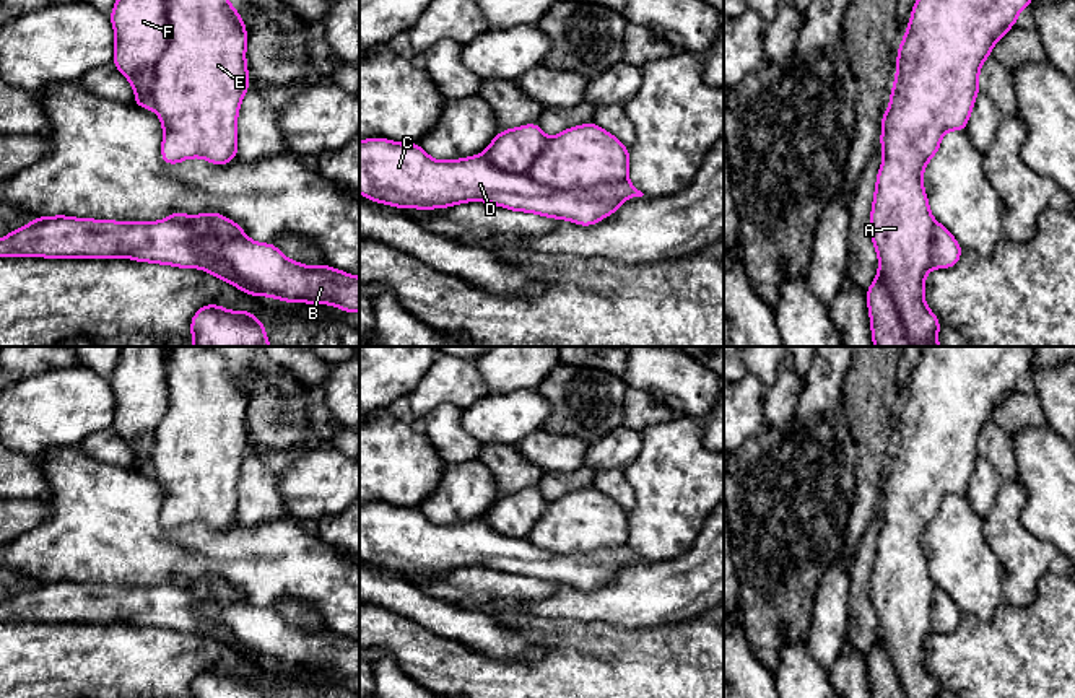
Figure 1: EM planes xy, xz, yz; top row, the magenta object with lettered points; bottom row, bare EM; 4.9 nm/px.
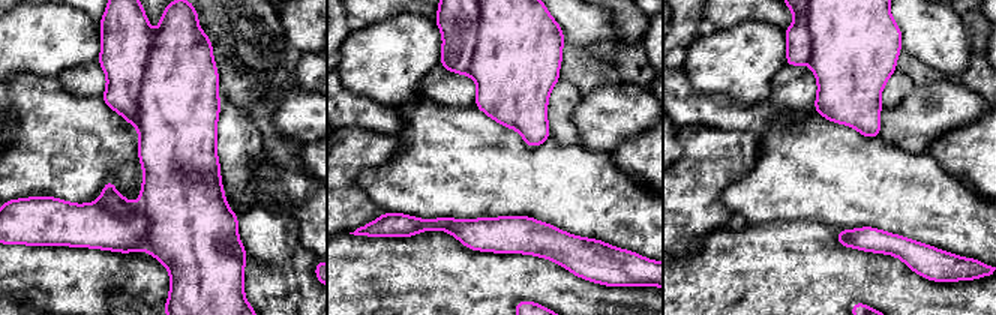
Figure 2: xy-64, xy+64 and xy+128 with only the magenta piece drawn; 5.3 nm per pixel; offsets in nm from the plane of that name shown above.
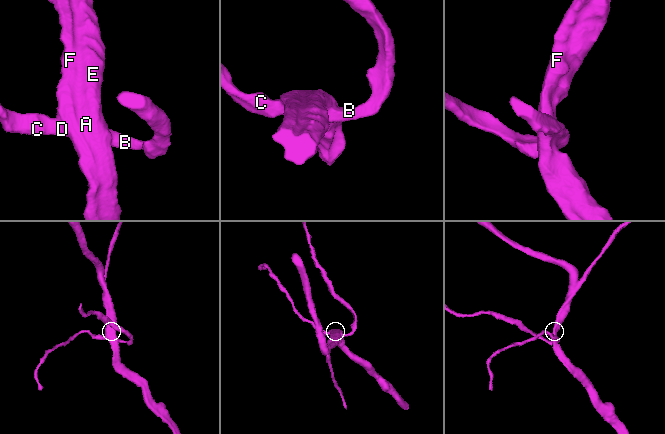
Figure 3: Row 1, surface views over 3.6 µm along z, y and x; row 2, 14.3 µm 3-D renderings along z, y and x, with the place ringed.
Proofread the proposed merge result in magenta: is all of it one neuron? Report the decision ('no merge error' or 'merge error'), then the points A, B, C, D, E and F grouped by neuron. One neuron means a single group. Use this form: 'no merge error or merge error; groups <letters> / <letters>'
merge error; groups A E F / B C D

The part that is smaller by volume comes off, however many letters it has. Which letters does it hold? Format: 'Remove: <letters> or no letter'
Remove: B, C, D

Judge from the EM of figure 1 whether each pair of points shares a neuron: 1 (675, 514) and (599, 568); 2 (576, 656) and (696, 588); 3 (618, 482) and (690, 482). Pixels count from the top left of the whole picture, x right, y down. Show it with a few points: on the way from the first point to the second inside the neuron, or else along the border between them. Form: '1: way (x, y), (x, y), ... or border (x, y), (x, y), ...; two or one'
1: border (626, 544), (646, 560), (665, 560); two
2: border (586, 622), (602, 622), (620, 628), (661, 627); two
3: border (623, 471), (635, 497), (635, 506), (630, 511); two

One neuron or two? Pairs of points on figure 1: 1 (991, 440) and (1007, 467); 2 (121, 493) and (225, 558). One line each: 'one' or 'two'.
1: one
2: one

